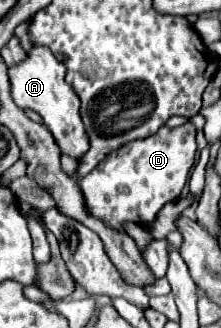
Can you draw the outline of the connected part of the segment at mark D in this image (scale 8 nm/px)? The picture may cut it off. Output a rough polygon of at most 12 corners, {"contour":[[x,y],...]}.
{"contour":[[195,126],[159,128],[111,152],[79,186],[121,230],[177,200]]}

